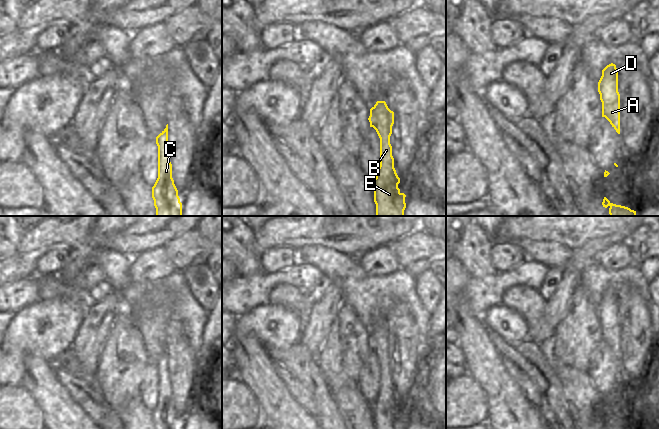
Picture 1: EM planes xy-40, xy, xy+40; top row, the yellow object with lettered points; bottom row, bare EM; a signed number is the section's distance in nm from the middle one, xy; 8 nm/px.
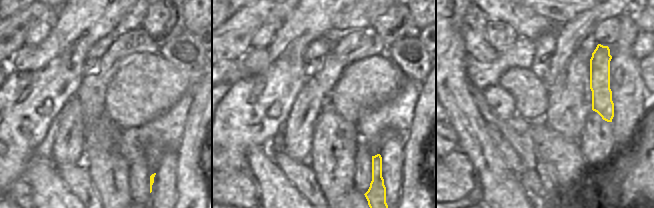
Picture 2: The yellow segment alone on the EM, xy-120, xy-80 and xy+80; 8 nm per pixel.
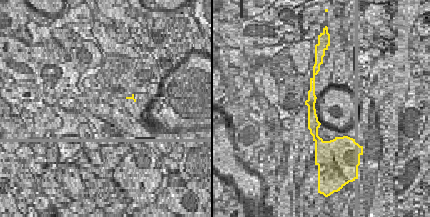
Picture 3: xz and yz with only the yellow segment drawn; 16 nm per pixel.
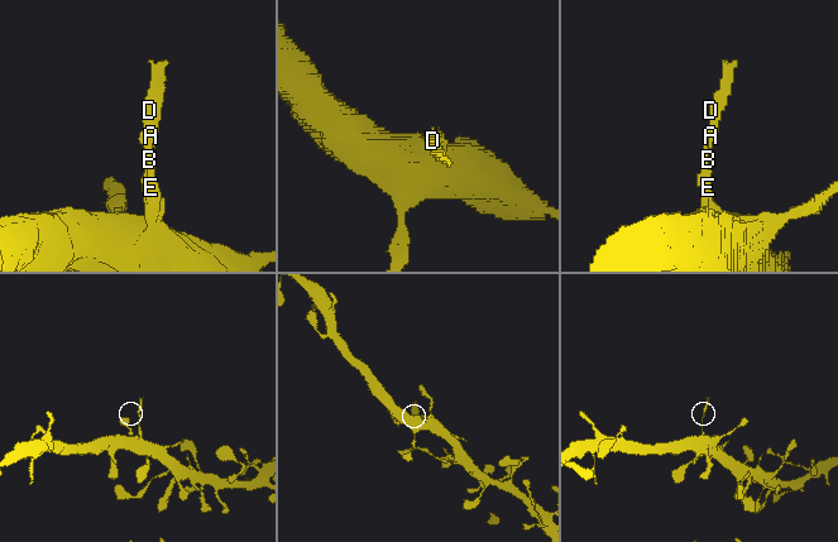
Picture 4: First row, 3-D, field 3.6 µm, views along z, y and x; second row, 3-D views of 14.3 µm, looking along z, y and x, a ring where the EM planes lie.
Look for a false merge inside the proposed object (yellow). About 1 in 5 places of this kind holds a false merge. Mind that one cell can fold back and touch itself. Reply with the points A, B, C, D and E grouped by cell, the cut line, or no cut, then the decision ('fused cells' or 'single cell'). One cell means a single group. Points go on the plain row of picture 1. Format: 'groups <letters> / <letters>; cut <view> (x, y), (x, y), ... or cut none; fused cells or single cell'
groups A B C D E; cut none; single cell

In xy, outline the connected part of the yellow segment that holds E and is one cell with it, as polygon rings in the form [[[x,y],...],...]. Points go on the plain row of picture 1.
[[[377,325],[370,333],[368,342],[380,362],[380,390],[376,402],[372,405],[374,426],[376,429],[406,429],[404,417],[400,416],[398,401],[394,392],[390,360],[394,348],[394,336],[385,325]]]

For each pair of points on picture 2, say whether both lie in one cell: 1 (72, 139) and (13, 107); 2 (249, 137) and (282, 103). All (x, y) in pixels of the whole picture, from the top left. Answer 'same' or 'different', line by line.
1: different
2: same

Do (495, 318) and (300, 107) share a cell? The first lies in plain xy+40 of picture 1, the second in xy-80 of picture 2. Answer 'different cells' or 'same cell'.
different cells

